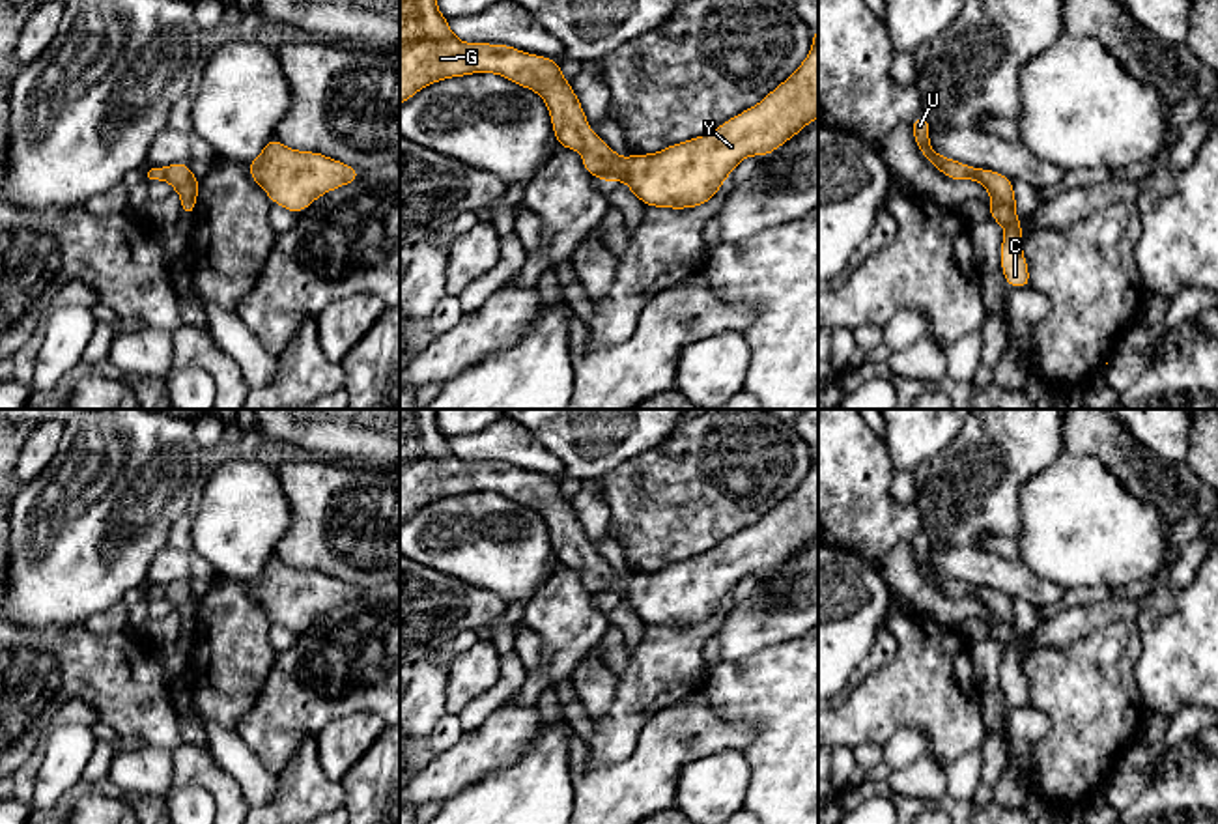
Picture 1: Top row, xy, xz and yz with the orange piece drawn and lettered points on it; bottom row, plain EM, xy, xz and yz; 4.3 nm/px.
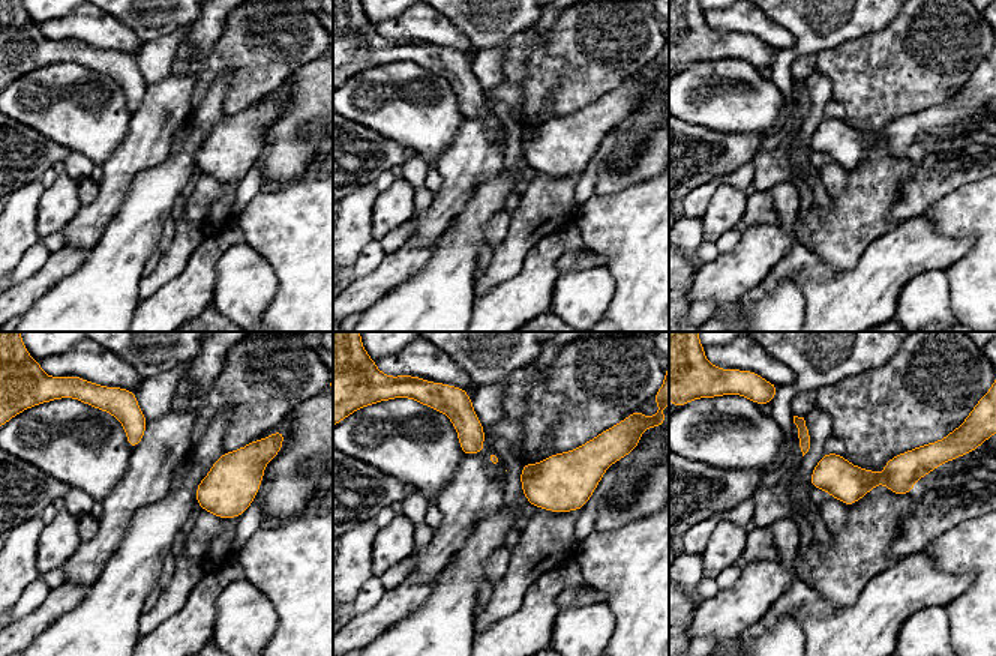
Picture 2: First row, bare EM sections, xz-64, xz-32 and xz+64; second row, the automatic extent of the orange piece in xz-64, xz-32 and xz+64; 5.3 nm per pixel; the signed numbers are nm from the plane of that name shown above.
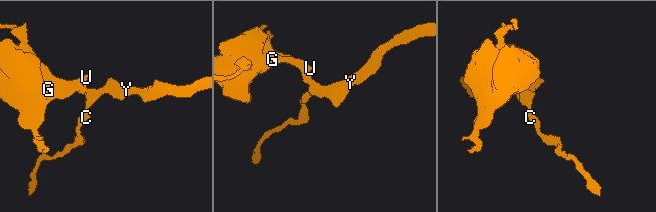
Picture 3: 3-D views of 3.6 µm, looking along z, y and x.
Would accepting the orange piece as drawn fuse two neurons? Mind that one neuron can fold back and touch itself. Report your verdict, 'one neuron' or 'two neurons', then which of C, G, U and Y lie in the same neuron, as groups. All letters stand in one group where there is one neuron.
one neuron; C G U Y

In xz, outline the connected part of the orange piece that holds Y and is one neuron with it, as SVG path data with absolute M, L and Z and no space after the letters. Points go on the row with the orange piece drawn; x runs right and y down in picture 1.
M400 0L400 105L418 93L424 86L443 78L471 73L497 73L527 90L542 95L560 148L579 149L585 170L613 185L624 179L628 189L652 207L687 209L712 200L727 176L747 157L773 153L807 123L818 118L818 28L813 30L813 47L803 64L758 105L732 116L717 129L671 144L658 153L633 153L622 159L596 133L590 131L583 107L572 84L560 75L560 60L521 52L510 45L465 43L458 39L435 0Z

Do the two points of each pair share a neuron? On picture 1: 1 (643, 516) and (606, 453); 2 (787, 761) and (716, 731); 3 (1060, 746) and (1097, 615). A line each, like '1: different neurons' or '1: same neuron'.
1: different neurons
2: different neurons
3: different neurons

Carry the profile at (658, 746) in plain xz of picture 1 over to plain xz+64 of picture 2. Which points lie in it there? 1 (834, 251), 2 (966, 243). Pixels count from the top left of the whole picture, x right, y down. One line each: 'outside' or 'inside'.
1: outside
2: inside

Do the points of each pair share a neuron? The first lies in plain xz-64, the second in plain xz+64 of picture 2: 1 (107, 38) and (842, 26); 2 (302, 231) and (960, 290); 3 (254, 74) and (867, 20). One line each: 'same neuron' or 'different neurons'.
1: different neurons
2: same neuron
3: different neurons

